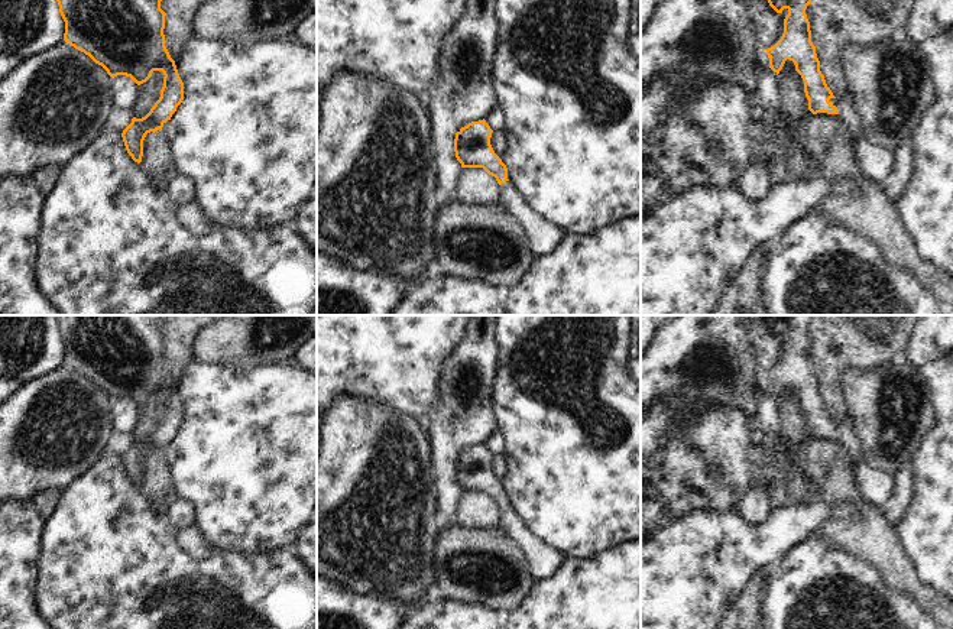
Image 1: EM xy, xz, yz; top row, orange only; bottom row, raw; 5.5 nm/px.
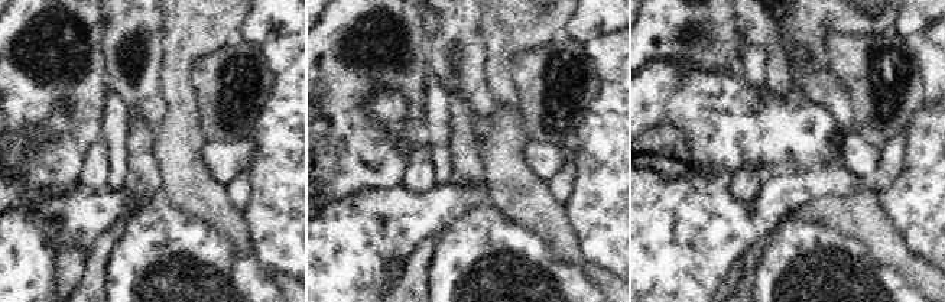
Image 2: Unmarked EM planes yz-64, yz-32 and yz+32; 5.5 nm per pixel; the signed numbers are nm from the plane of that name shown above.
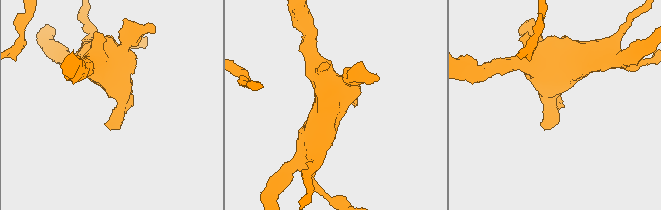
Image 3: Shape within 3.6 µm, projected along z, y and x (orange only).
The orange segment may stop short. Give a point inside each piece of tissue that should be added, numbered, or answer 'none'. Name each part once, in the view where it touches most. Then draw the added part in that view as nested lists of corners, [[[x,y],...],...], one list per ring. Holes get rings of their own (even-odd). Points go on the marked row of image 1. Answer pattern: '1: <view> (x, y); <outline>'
1: yz (848, 110); [[[853,94],[843,98],[830,98],[829,100],[833,106],[837,107],[839,117],[845,121],[849,127],[855,139],[862,137],[860,129],[860,114],[858,110],[858,103]]]

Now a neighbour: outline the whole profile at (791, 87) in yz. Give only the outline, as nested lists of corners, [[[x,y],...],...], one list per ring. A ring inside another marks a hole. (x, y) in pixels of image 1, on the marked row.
[[[787,59],[782,69],[778,74],[779,80],[779,97],[782,98],[782,107],[795,119],[800,119],[808,108],[808,100],[804,93],[804,81],[795,71],[792,61]]]

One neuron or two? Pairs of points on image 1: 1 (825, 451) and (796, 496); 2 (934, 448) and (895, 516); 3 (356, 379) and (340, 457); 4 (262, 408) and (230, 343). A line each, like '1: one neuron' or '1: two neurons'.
1: two neurons
2: two neurons
3: two neurons
4: two neurons

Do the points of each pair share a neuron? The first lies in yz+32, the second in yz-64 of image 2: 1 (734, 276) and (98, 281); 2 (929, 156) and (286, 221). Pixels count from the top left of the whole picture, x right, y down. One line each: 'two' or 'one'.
1: one
2: one

